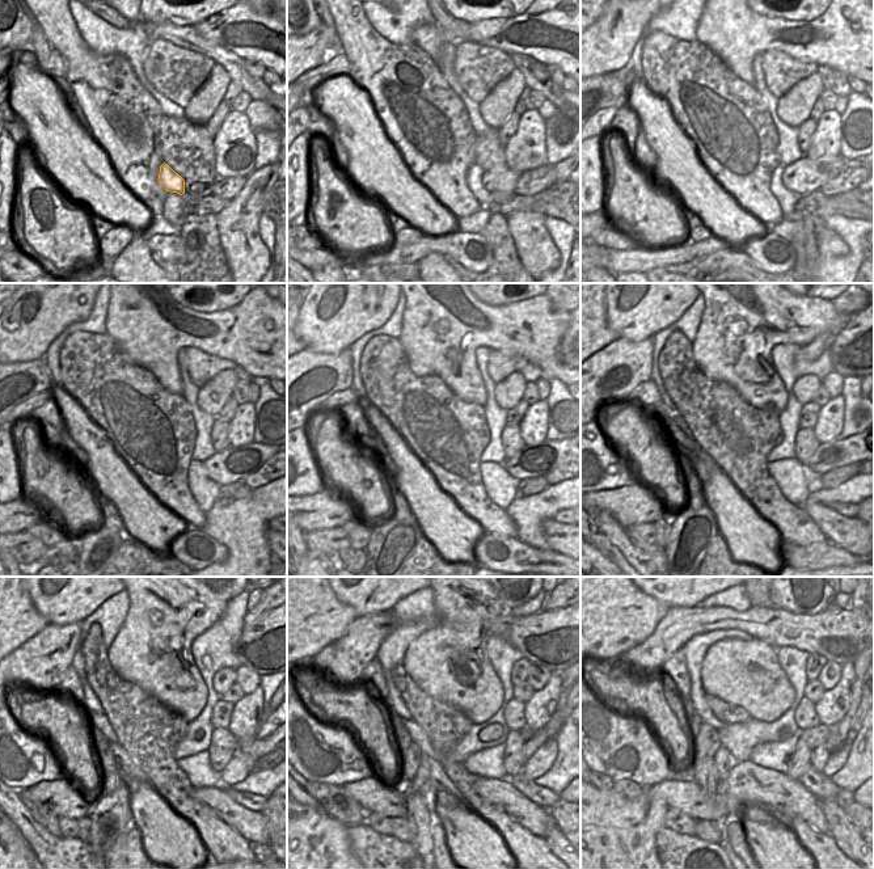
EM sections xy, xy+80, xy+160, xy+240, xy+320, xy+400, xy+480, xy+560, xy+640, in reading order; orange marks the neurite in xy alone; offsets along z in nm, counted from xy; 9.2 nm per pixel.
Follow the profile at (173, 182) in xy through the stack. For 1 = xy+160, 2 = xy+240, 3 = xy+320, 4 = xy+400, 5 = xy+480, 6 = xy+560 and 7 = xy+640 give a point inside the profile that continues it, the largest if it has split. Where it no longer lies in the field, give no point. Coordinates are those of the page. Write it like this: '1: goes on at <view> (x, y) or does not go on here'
1: goes on at xy+160 (786, 198)
2: goes on at xy+240 (205, 490)
3: goes on at xy+320 (501, 486)
4: goes on at xy+400 (792, 477)
5: goes on at xy+480 (198, 770)
6: goes on at xy+560 (489, 763)
7: goes on at xy+640 (773, 755)

